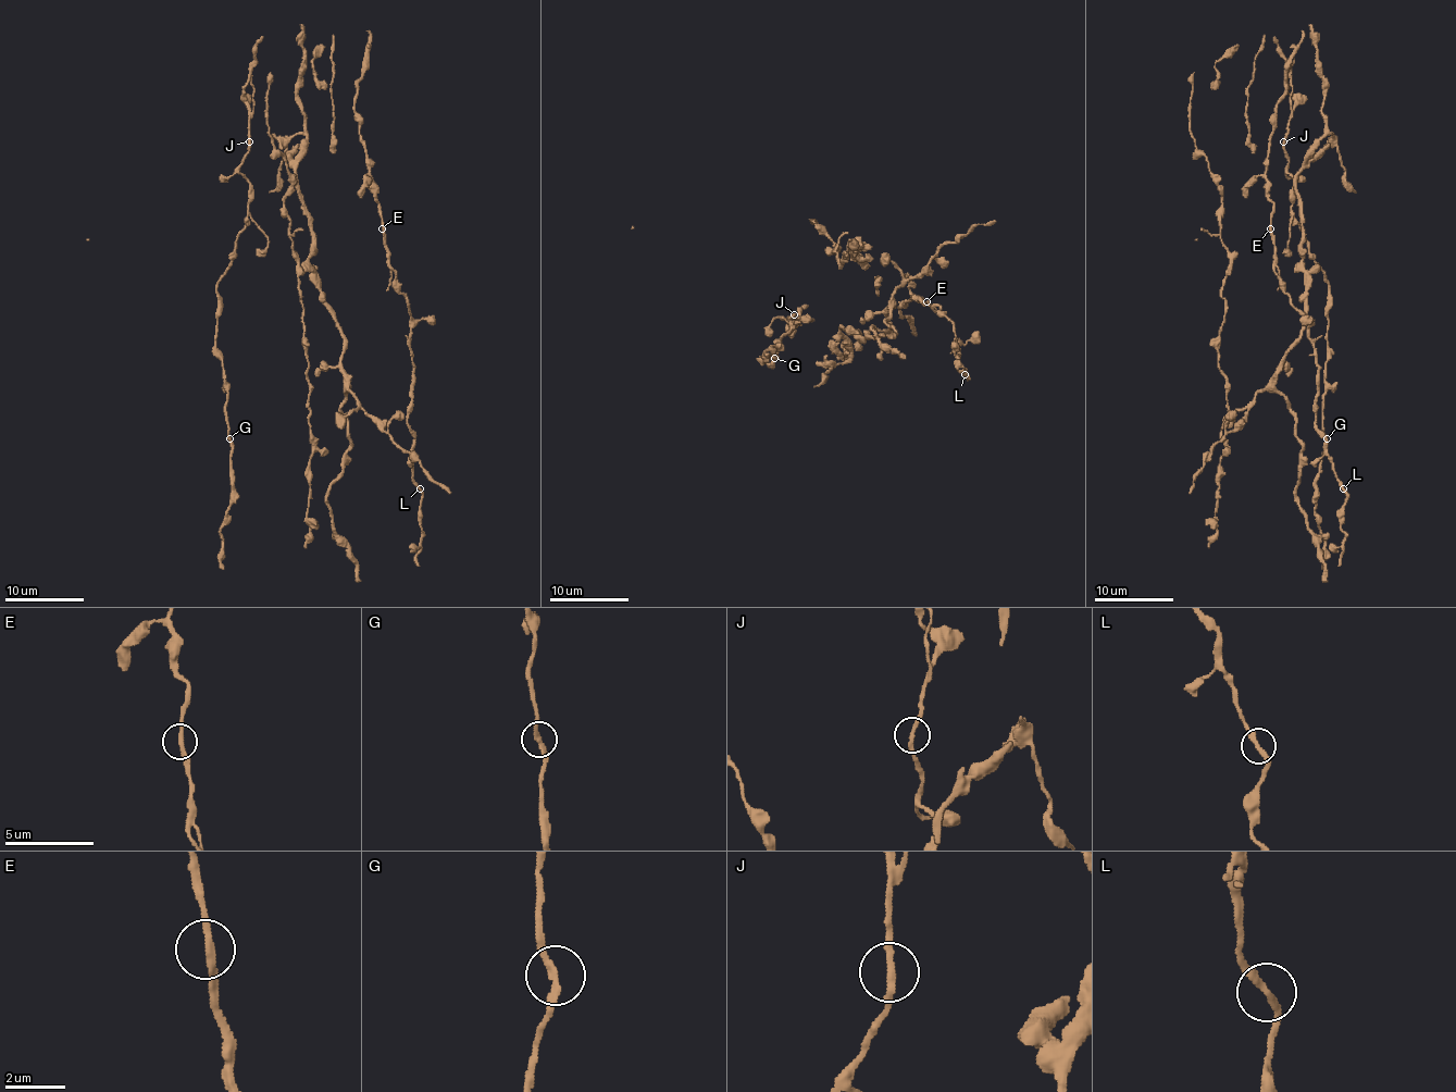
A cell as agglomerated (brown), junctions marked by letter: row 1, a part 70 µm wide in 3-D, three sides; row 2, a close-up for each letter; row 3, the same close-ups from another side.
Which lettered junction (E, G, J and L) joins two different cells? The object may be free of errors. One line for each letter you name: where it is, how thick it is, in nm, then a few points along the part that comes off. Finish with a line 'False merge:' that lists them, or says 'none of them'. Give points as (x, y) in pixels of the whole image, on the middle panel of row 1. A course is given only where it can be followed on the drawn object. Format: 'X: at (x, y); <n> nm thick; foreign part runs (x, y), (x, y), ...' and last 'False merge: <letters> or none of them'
False merge: none of them

